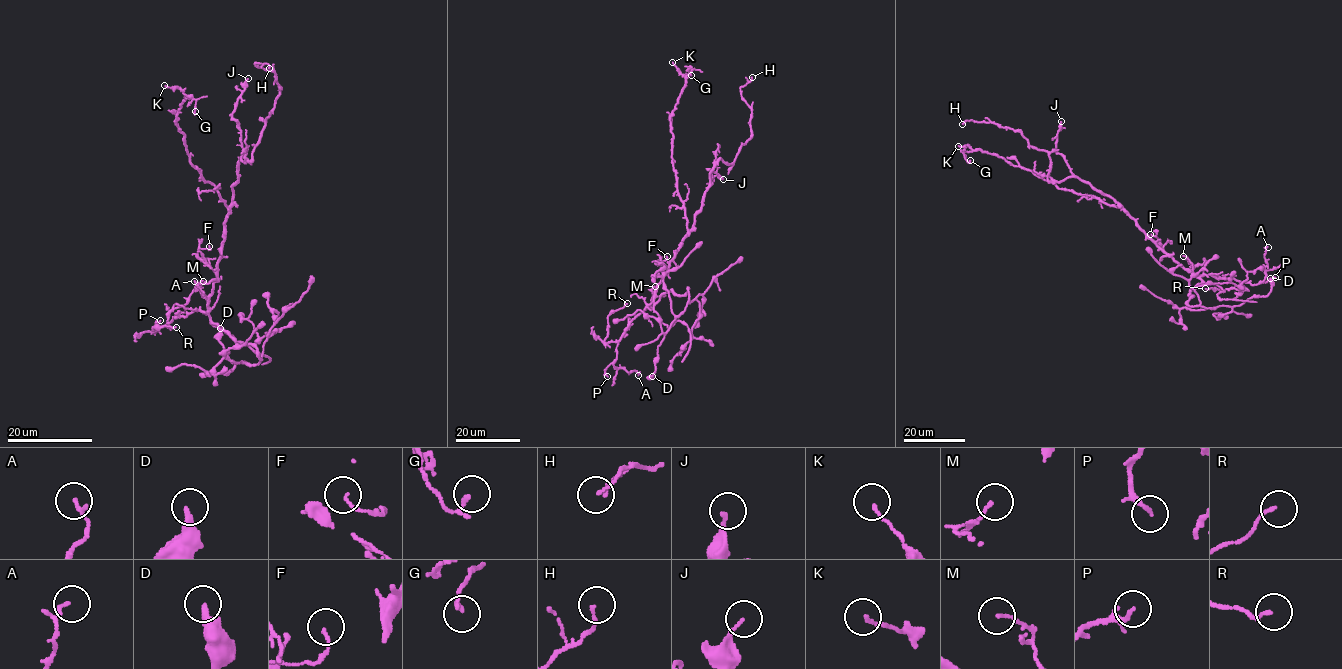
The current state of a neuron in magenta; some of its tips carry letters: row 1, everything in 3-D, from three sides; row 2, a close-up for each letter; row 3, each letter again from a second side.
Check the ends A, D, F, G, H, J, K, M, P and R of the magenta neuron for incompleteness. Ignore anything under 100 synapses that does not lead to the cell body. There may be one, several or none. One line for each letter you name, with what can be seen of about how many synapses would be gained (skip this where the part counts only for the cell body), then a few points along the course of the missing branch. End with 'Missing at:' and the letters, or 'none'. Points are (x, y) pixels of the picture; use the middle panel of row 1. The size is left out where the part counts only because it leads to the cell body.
Missing at: none

